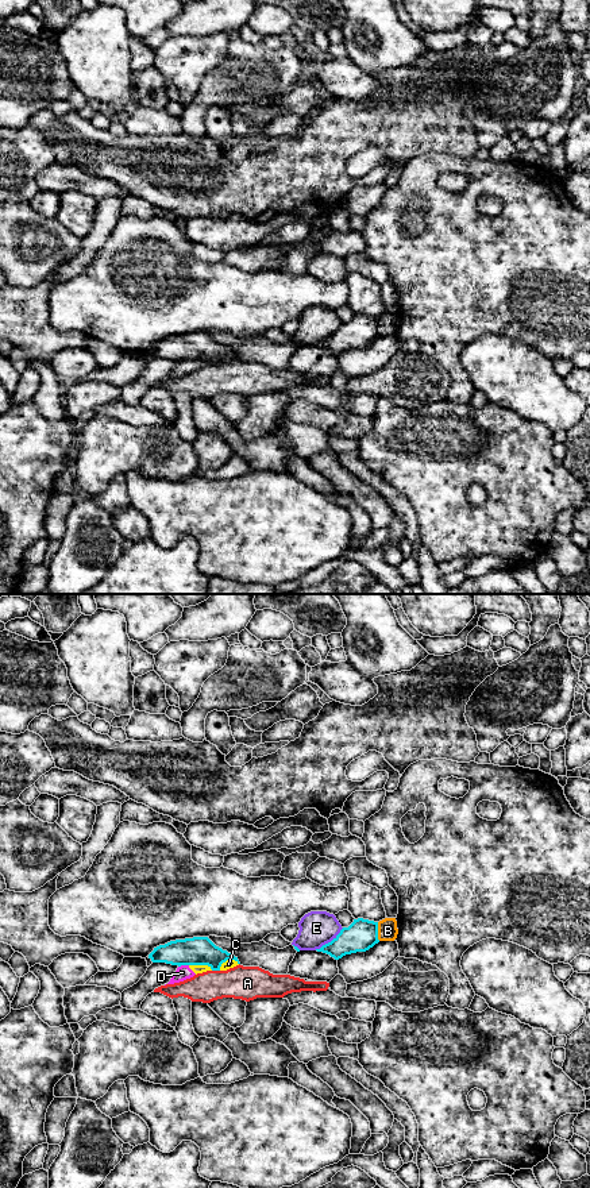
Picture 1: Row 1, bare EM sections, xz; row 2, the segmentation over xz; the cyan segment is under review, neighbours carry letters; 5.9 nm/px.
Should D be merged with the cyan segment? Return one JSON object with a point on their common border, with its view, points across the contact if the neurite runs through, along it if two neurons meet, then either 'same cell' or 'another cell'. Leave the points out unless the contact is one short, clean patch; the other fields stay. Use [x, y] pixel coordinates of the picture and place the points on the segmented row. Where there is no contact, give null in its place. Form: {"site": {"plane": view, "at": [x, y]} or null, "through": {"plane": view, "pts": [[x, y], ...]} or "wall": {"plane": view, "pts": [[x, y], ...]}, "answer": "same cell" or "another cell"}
{"site": {"plane": "xz", "at": [182, 964]}, "wall": {"plane": "xz", "pts": [[188, 964], [178, 967]]}, "answer": "another cell"}

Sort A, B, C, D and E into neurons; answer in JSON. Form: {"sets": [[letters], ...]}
{"sets": [["A"], ["B"], ["C", "D"], ["E"]]}

